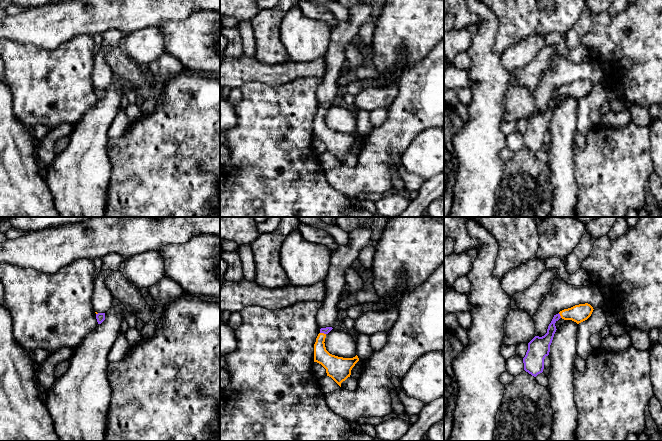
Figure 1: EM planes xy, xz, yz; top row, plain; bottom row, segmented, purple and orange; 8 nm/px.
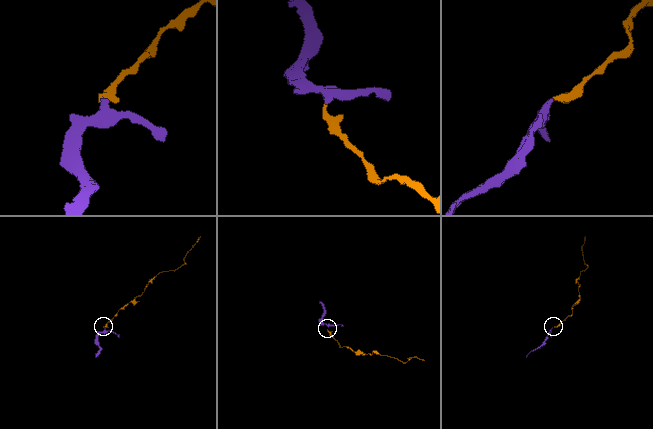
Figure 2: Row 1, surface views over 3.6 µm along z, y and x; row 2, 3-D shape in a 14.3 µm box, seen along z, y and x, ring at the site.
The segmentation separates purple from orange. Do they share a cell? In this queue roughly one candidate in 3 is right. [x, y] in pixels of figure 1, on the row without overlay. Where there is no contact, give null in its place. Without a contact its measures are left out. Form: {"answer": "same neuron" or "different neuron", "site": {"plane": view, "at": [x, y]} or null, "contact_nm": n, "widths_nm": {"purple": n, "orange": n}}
{"answer": "same neuron", "site": {"plane": "xz", "at": [323, 108]}, "contact_nm": 50, "widths_nm": {"purple": 50, "orange": 130}}

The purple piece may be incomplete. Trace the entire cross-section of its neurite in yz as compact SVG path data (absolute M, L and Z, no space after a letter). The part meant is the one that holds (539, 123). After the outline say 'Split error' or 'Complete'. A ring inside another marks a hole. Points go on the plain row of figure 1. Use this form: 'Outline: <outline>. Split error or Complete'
Outline: M588 79L564 85L554 91L548 102L547 109L544 112L535 112L529 119L520 119L517 121L516 131L523 135L524 146L534 153L543 148L544 135L549 131L550 121L557 106L555 99L560 94L572 96L579 100L587 96L591 92L593 86L593 83Z. Split error

